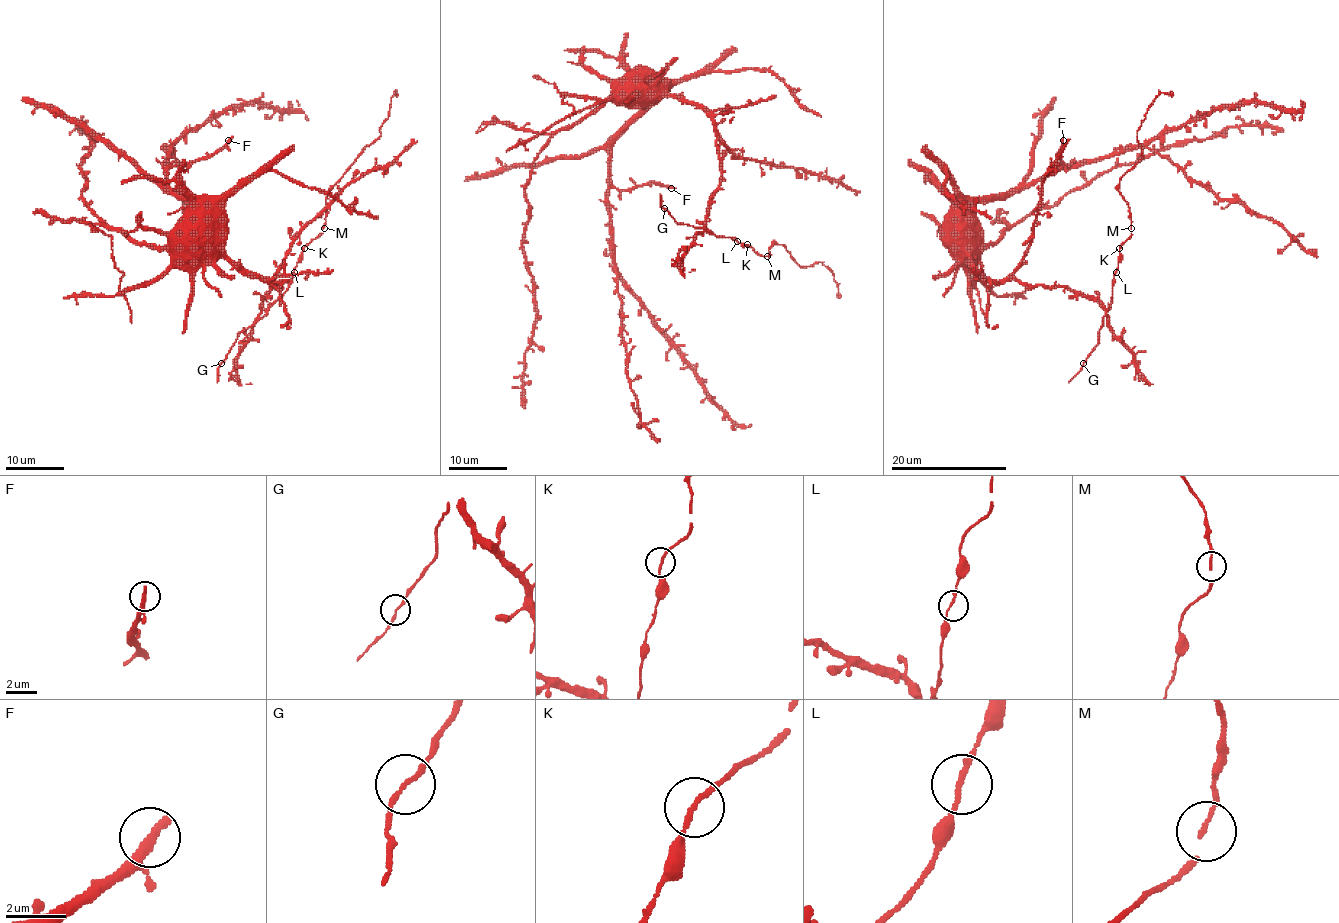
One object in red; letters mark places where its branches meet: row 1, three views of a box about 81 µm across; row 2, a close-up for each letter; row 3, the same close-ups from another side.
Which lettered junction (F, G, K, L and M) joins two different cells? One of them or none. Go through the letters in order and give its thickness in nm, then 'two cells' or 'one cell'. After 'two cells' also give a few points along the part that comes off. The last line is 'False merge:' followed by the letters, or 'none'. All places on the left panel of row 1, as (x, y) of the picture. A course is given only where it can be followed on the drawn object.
F: 280 nm thick; one cell
G: 160 nm thick; one cell
K: 150 nm thick; one cell
L: 150 nm thick; one cell
M: 110 nm thick; one cell
False merge: none

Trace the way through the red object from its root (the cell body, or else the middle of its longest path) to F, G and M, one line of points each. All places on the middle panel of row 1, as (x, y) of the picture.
F: (642, 82), (642, 72), (647, 70), (647, 104), (611, 150), (611, 182), (619, 189), (644, 184), (671, 188)
G: (642, 82), (648, 72), (698, 105), (713, 123), (721, 157), (709, 231), (679, 224), (664, 208)
M: (642, 82), (642, 72), (648, 72), (713, 123), (721, 185), (705, 228), (767, 256)

